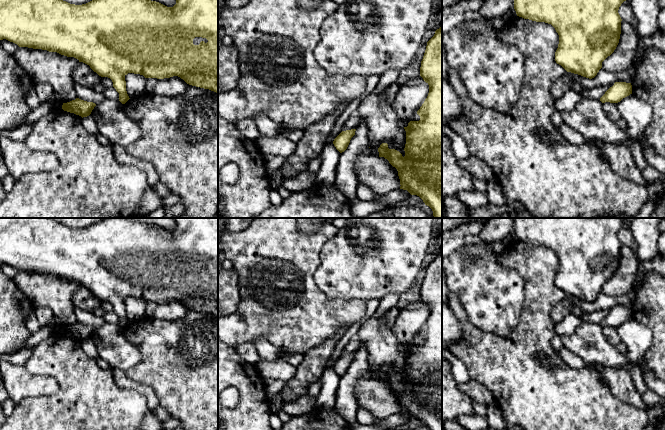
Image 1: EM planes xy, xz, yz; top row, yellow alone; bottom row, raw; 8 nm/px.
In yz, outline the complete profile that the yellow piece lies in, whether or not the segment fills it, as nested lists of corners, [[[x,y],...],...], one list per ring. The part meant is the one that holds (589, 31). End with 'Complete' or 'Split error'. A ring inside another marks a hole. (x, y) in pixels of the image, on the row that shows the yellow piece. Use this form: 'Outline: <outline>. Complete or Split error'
Outline: [[[514,0],[517,16],[551,24],[559,35],[555,61],[567,72],[592,79],[602,68],[602,62],[616,49],[621,34],[619,7],[626,0]]]. Complete

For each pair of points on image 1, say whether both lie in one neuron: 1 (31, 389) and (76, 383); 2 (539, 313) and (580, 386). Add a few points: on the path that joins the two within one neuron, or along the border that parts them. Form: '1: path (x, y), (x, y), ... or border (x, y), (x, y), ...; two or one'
1: border (36, 374), (51, 376), (57, 383), (57, 392); two
2: path (539, 331), (539, 342), (563, 368); one

